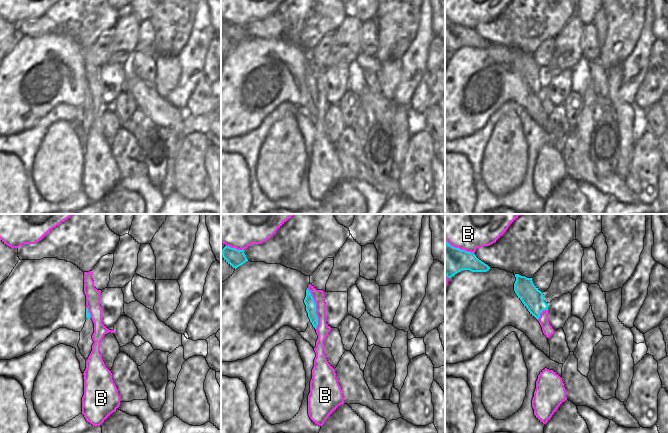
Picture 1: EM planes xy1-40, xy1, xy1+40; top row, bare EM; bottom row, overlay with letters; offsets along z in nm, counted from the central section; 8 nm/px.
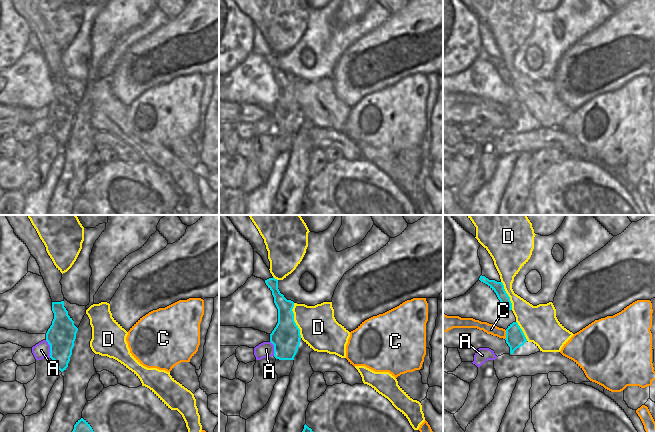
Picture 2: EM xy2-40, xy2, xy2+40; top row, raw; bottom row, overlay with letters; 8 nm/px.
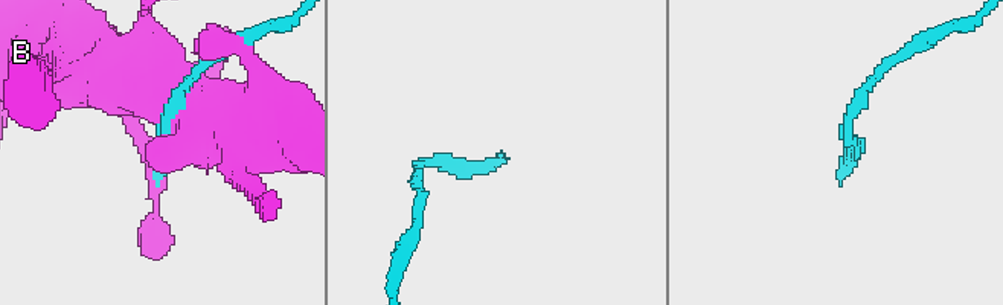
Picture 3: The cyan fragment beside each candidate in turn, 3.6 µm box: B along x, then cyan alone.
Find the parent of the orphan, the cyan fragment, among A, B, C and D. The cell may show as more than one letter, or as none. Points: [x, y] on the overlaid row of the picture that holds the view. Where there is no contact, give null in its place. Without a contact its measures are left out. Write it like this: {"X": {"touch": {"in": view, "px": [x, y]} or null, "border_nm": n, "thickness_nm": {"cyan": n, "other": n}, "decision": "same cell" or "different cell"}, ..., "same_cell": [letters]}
{"A": {"touch": {"in": "xy2-40", "px": [50, 349]}, "border_nm": 150, "thickness_nm": {"cyan": 220, "other": 130}, "decision": "different cell"}, "B": {"touch": {"in": "xy1", "px": [315, 309]}, "border_nm": 340, "thickness_nm": {"cyan": 80, "other": 110}, "decision": "different cell"}, "C": {"touch": {"in": "xy2+40", "px": [506, 335]}, "border_nm": 80, "thickness_nm": {"cyan": 160, "other": 80}, "decision": "different cell"}, "D": {"touch": {"in": "xy2", "px": [293, 320]}, "border_nm": 280, "thickness_nm": {"cyan": 240, "other": 300}, "decision": "different cell"}, "same_cell": []}

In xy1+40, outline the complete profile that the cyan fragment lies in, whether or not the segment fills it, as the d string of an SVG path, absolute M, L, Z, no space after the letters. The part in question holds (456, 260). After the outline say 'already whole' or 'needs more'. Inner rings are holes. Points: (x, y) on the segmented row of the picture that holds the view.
M445 240L445 275L448 278L463 270L487 272L489 269L474 253L455 248Z | already whole

